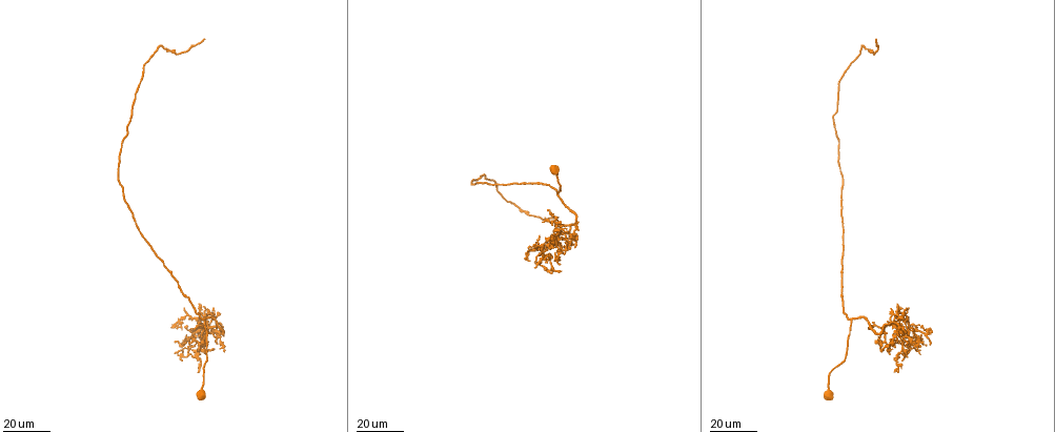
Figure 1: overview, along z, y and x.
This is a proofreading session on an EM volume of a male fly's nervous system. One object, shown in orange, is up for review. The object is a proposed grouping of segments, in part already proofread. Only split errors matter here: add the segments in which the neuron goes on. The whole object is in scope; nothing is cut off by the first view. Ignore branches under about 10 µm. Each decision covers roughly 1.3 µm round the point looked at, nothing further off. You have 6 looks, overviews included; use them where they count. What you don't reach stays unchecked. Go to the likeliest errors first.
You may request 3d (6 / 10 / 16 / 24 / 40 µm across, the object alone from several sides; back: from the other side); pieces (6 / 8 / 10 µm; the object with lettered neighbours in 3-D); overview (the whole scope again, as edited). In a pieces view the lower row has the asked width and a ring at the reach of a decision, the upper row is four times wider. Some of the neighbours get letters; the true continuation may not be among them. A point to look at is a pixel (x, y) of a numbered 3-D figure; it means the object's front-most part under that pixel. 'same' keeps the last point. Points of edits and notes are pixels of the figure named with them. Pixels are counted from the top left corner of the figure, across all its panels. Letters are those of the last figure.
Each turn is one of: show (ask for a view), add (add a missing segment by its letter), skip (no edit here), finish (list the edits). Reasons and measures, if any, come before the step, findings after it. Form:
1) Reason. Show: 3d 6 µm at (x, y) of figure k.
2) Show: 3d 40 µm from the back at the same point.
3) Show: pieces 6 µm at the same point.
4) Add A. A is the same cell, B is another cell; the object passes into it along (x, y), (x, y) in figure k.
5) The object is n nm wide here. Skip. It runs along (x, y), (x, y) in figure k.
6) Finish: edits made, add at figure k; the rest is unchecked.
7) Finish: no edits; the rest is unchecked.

Long arm stops here. Show: 3d 40 µm at (185, 324) of figure 1.

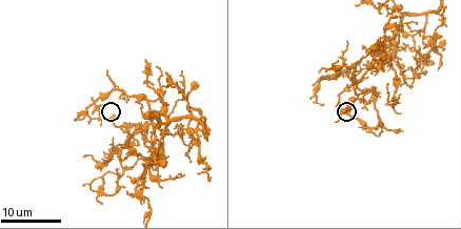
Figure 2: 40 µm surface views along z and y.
What lies round it. Show: pieces 6 µm at (114, 114) of figure 2.

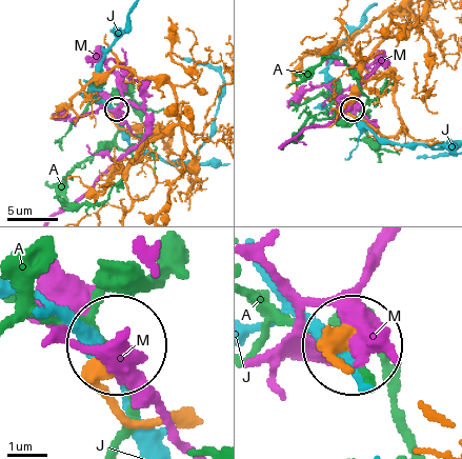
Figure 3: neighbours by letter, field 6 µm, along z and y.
Skip. A, J and M are other cells; none of them fits.

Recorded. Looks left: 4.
End of a long branch. Show: 3d 40 µm at (205, 39) of figure 1.

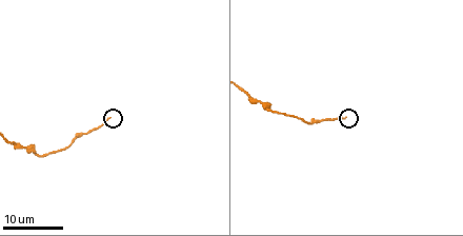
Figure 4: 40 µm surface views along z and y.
What lies round it. Show: pieces 10 µm at (108, 117) of figure 4.

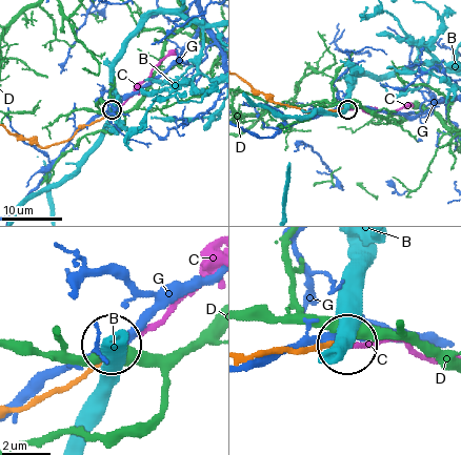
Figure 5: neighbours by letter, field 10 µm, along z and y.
Add C. C is the same cell, B, D and G are other cells; the neuron continues.

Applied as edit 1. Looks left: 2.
Finish: edits made, add at figure 5; the rest is unchecked.

